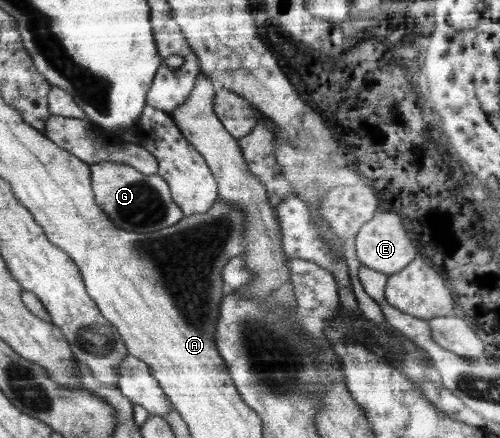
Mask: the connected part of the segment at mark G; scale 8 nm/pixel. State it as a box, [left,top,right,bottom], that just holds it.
[90,162,184,234]

